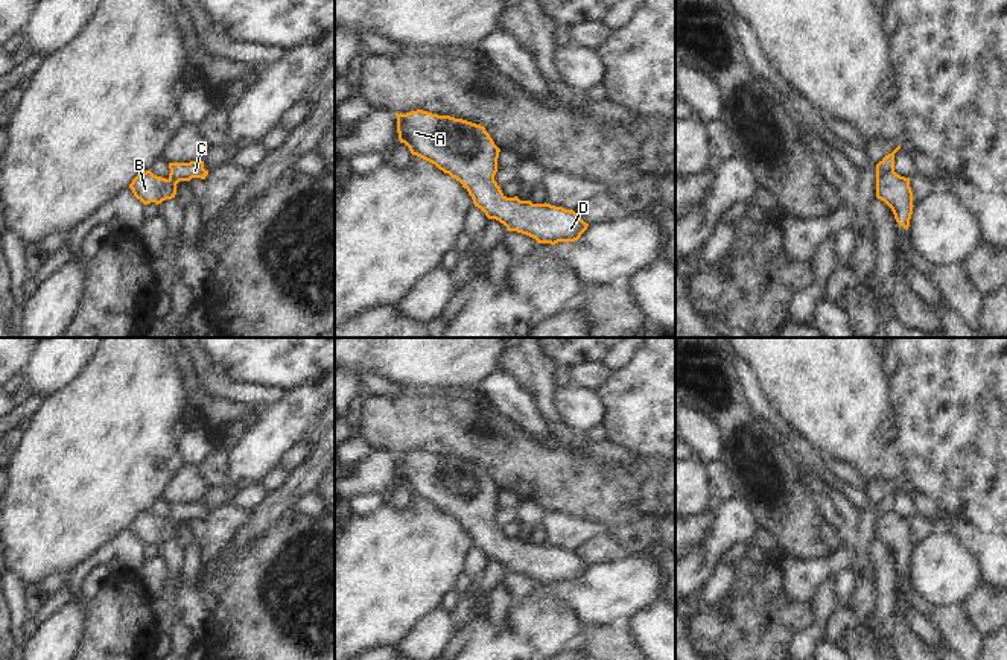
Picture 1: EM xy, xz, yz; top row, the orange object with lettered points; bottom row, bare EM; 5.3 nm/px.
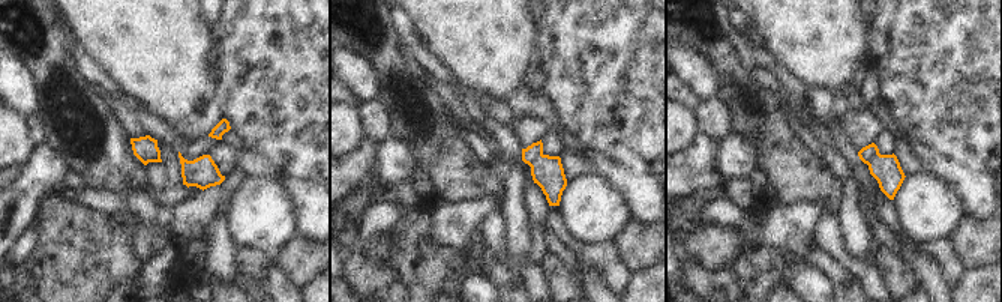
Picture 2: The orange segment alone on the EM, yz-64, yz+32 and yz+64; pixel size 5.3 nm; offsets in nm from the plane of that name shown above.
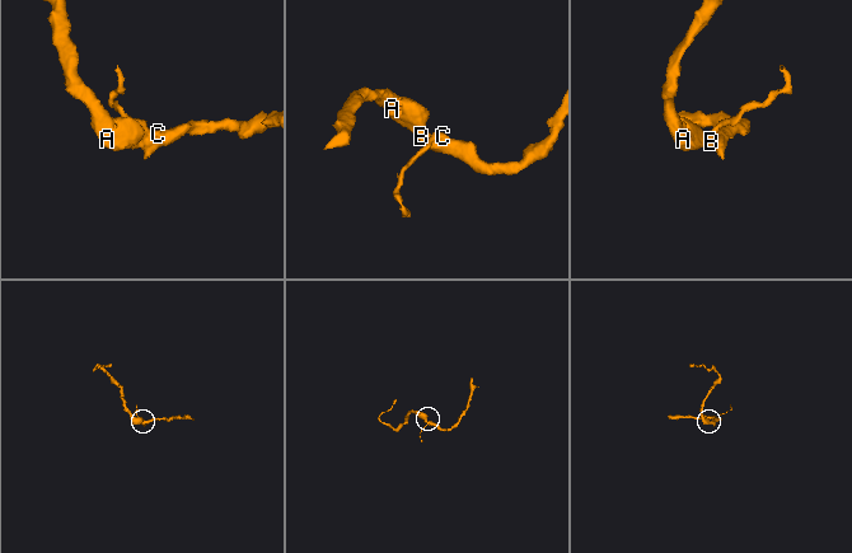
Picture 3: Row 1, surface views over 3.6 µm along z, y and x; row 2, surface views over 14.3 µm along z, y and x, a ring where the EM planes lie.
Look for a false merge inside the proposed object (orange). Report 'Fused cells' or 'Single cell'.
Fused cells.

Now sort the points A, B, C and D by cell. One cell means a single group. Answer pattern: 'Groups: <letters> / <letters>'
Groups: A B D / C.

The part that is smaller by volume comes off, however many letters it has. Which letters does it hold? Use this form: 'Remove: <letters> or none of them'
Remove: C

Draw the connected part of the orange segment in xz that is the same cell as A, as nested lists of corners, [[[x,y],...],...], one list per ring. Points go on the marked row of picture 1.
[[[423,109],[395,117],[400,143],[459,181],[475,207],[508,231],[555,245],[575,242],[587,230],[589,224],[573,210],[507,198],[494,181],[500,149],[484,126]]]

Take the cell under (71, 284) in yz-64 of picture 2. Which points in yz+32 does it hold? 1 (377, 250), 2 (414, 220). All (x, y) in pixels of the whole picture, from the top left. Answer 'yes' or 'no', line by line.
1: no
2: yes

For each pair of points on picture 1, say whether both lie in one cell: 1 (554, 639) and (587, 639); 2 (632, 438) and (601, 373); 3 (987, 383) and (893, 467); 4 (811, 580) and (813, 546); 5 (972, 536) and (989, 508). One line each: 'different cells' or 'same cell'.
1: different cells
2: different cells
3: different cells
4: different cells
5: different cells

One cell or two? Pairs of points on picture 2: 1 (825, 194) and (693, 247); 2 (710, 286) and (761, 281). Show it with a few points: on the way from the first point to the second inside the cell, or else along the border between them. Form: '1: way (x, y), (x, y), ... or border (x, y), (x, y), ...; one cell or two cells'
1: border (776, 199), (785, 205), (818, 203), (825, 212); two cells
2: way (722, 286), (738, 286), (749, 281); one cell

